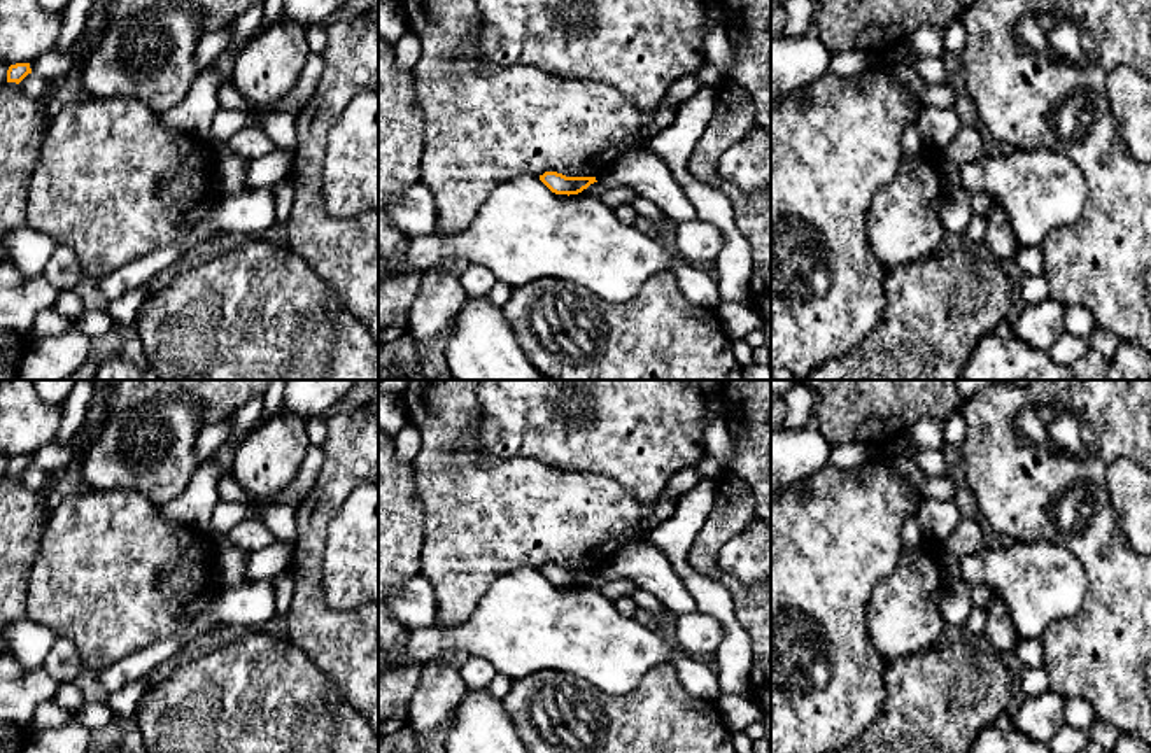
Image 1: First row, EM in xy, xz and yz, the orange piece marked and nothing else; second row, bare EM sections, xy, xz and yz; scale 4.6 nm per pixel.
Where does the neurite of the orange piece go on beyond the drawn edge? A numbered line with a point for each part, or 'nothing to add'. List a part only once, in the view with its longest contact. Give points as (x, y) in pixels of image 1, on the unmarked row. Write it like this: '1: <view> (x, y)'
nothing to add

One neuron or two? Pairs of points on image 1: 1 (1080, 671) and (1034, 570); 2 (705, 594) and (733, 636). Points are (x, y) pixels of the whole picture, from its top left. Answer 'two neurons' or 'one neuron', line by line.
1: two neurons
2: one neuron

